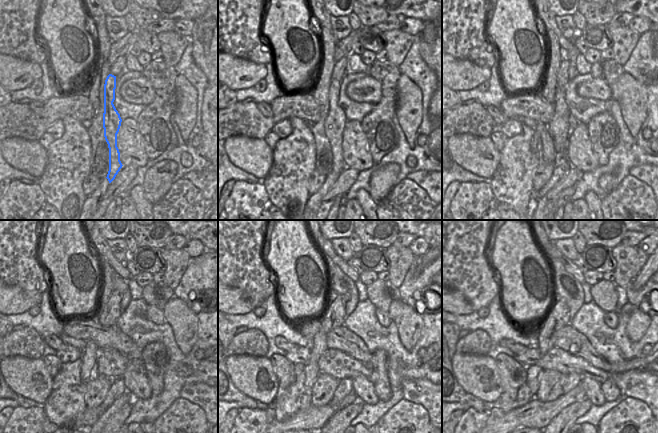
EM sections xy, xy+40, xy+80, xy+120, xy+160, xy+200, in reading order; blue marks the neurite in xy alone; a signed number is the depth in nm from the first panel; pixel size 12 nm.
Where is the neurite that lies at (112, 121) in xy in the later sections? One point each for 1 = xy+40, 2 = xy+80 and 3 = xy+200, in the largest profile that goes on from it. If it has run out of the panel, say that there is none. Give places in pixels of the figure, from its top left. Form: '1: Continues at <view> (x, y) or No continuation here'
1: Continues at xy+40 (334, 124)
2: Continues at xy+80 (558, 128)
3: Continues at xy+200 (564, 370).

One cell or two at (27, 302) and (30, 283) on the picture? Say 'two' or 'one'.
two

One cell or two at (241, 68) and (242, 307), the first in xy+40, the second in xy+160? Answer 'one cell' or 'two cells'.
one cell

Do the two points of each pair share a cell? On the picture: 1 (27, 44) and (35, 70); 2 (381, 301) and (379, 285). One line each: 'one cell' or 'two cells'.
1: two cells
2: one cell

